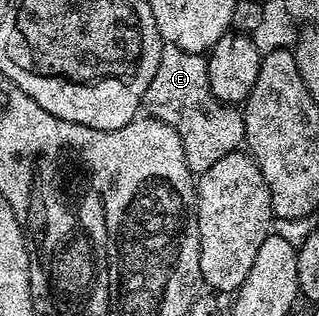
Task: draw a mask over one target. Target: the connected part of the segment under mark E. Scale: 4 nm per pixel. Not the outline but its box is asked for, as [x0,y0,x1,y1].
[141,46,245,174]

